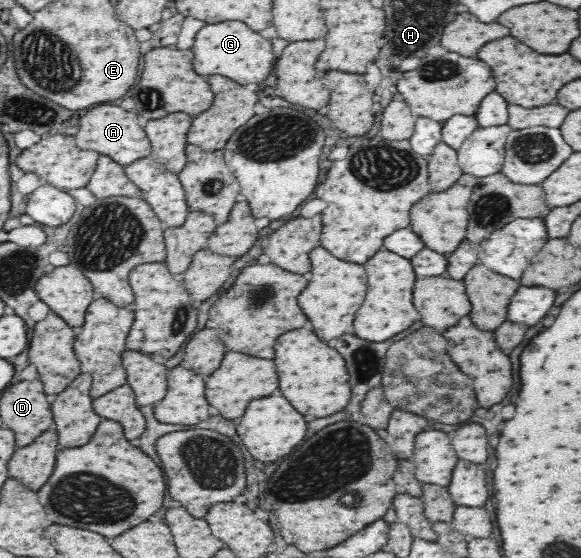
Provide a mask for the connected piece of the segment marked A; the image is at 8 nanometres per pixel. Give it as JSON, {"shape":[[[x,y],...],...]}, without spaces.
{"shape":[[[102,104],[86,112],[80,122],[80,130],[75,134],[75,141],[78,148],[82,150],[92,150],[112,158],[114,162],[122,166],[128,166],[135,160],[148,157],[151,154],[151,142],[142,128],[138,124],[138,116],[132,112],[122,110],[120,106],[112,104]]]}

